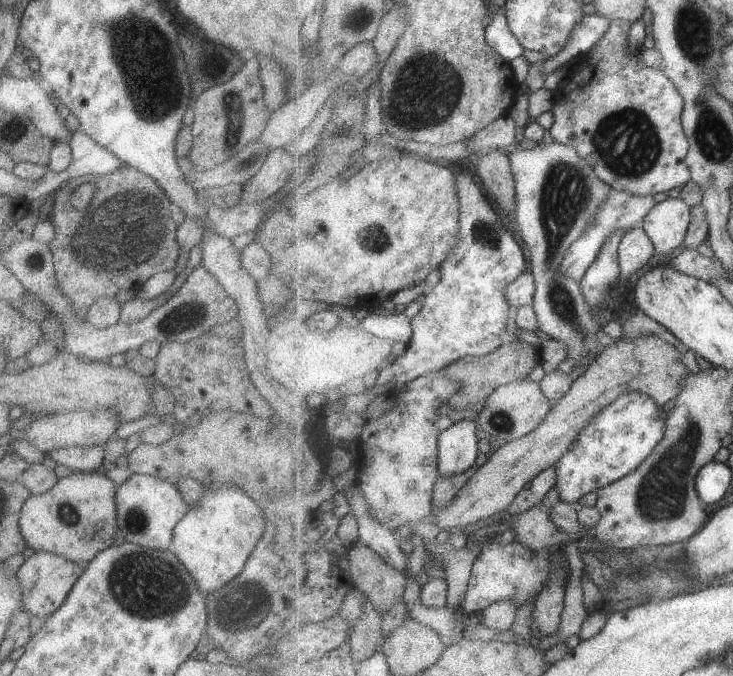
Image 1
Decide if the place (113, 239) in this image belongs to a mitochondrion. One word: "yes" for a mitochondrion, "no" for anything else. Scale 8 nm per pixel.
yes

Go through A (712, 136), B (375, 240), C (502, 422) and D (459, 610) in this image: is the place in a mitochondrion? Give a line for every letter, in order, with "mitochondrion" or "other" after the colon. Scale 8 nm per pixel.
A: mitochondrion
B: mitochondrion
C: mitochondrion
D: other

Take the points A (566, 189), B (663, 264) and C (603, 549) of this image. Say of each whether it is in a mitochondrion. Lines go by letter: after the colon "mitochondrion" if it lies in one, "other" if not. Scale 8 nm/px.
A: mitochondrion
B: other
C: other

